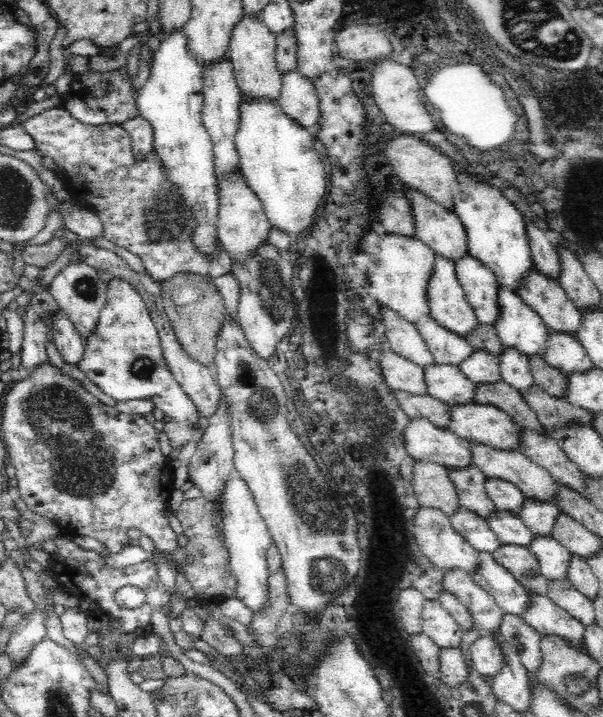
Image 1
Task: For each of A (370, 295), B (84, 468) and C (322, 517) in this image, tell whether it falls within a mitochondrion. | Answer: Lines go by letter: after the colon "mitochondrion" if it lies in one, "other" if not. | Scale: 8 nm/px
A: other
B: mitochondrion
C: mitochondrion

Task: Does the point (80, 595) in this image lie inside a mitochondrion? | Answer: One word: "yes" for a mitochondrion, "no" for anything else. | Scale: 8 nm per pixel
no

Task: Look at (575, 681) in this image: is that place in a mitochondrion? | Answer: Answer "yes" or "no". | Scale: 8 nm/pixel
yes

